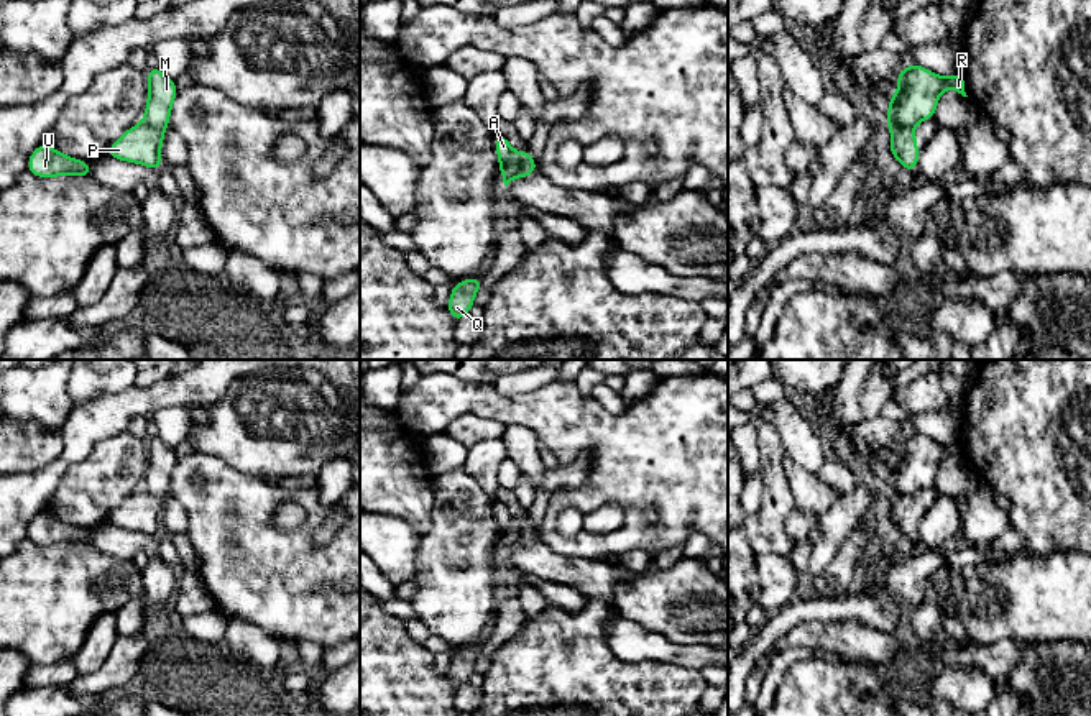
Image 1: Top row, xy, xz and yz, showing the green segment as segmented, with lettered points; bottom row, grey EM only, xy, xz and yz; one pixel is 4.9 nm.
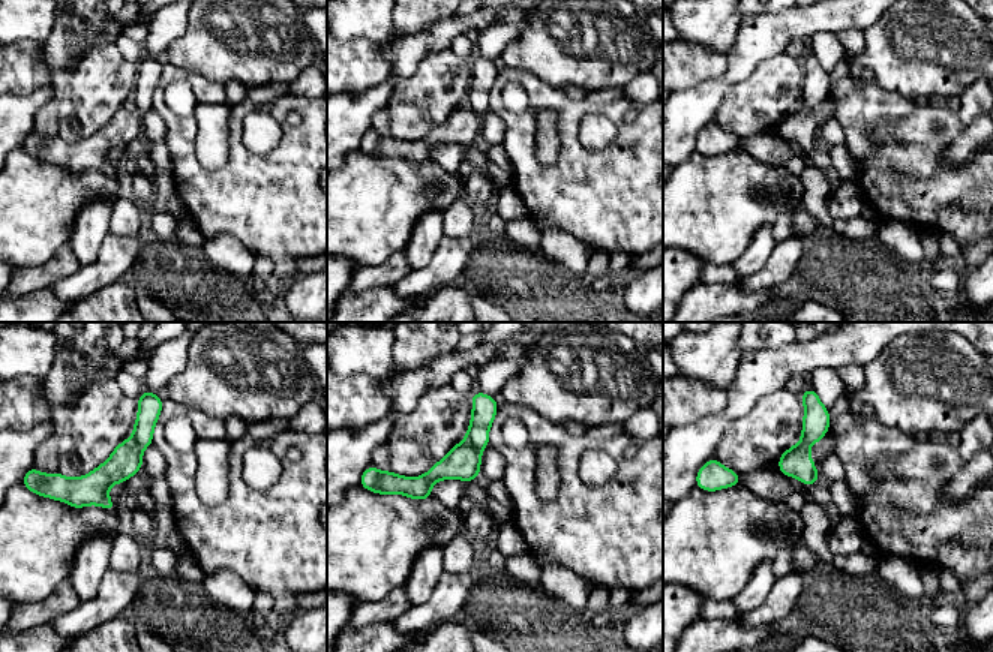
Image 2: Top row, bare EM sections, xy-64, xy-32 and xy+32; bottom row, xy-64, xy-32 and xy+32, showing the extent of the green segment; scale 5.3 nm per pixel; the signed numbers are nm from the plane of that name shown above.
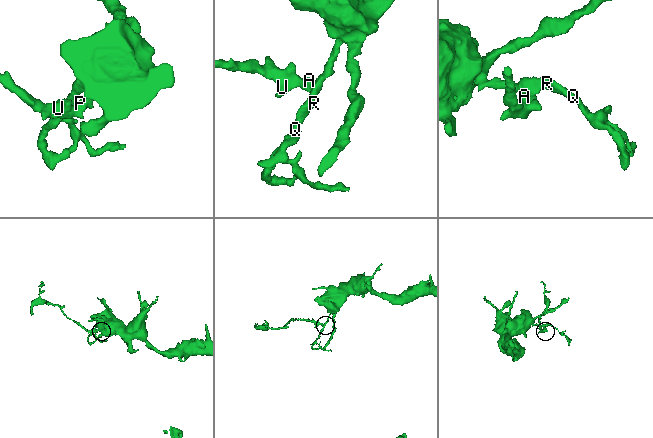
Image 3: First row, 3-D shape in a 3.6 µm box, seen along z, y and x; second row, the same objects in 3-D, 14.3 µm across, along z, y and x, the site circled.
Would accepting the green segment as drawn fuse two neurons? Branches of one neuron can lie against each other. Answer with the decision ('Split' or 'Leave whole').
Split

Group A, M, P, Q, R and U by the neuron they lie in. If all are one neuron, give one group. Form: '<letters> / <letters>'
A P U / M Q R

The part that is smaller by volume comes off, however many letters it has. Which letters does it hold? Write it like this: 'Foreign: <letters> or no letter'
Foreign: A, P, U

